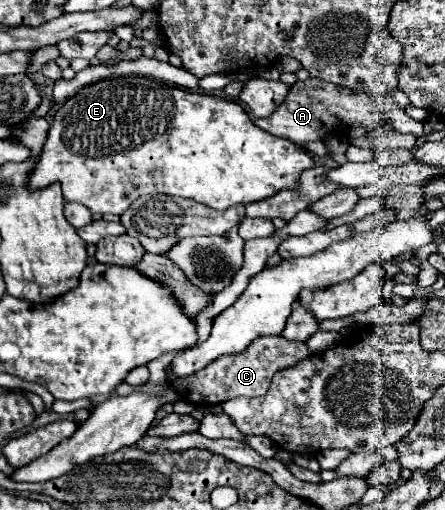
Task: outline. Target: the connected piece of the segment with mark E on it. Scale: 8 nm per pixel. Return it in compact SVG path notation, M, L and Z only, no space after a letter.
M132 77L88 85L56 111L42 155L28 175L28 187L36 191L60 183L66 201L82 203L92 213L102 215L122 215L134 199L148 193L178 195L212 209L228 209L238 203L264 201L284 189L296 189L300 173L314 165L314 157L298 149L296 143L260 131L236 101Z

